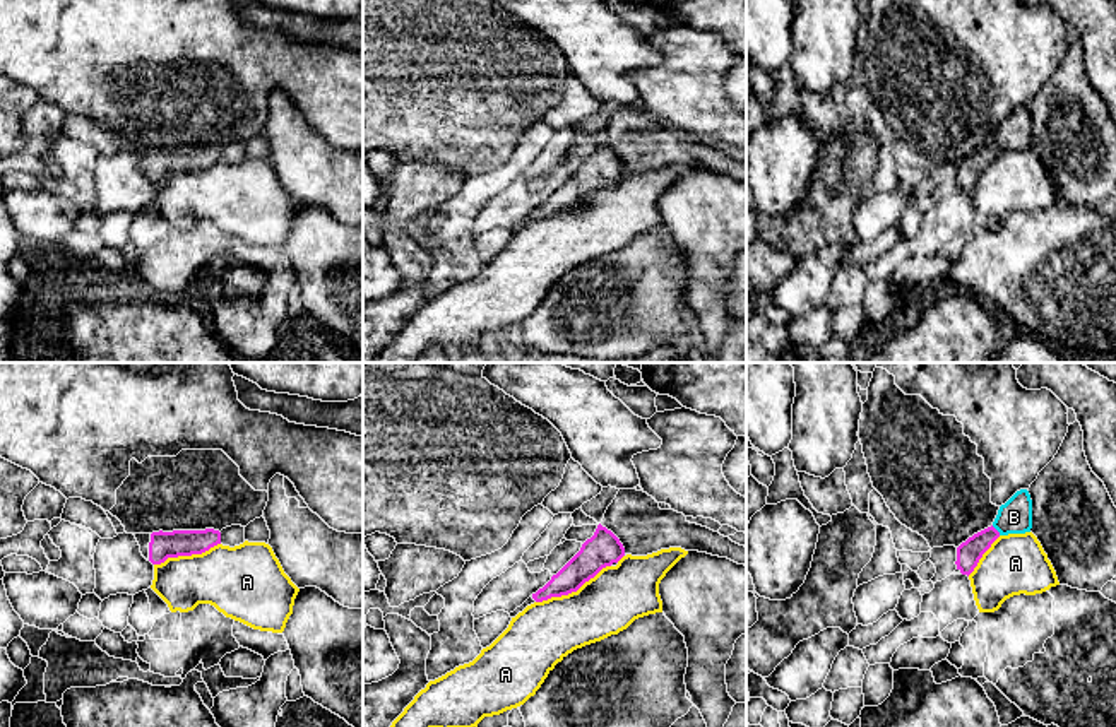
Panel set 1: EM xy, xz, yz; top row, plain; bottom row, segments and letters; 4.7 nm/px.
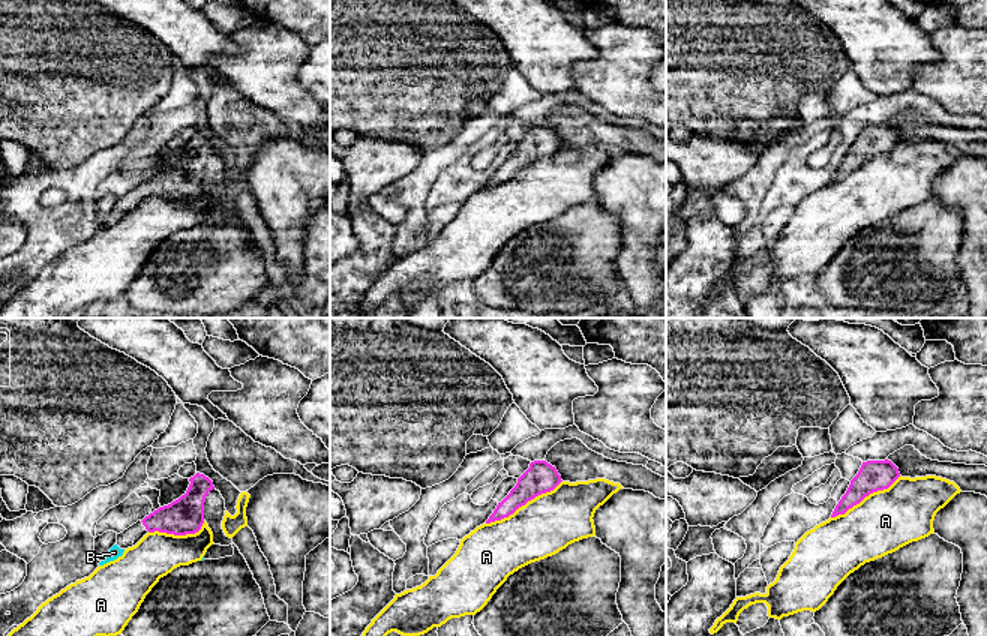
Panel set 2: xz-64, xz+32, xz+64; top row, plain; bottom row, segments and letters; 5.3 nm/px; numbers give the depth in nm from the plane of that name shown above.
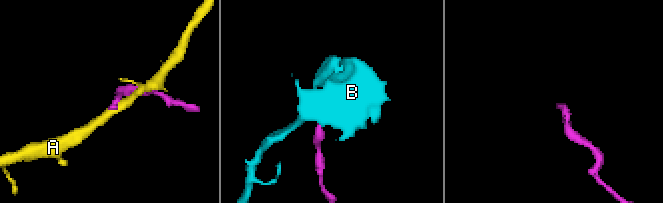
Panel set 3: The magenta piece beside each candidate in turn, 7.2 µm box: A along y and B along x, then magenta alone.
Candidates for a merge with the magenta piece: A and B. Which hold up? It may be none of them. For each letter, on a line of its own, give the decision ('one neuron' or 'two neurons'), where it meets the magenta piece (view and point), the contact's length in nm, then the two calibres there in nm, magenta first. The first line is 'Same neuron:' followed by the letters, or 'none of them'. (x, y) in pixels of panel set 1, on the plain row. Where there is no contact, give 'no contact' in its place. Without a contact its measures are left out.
Same neuron: B
A: two neurons; contact xz (572, 207); length 400 nm; calibres 160 and 300 nm
B: one neuron; contact yz (997, 147); length 60 nm; calibres 120 and 160 nm

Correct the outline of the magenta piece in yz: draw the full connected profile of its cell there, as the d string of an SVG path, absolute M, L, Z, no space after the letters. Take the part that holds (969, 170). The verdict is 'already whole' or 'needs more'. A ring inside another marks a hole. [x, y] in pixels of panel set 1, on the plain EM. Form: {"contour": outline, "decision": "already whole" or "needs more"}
{"contour": "M1020 106L1000 123L991 144L974 151L957 164L957 186L969 193L1000 152L1025 151L1030 149L1030 145L1032 116L1027 106Z", "decision": "needs more"}

